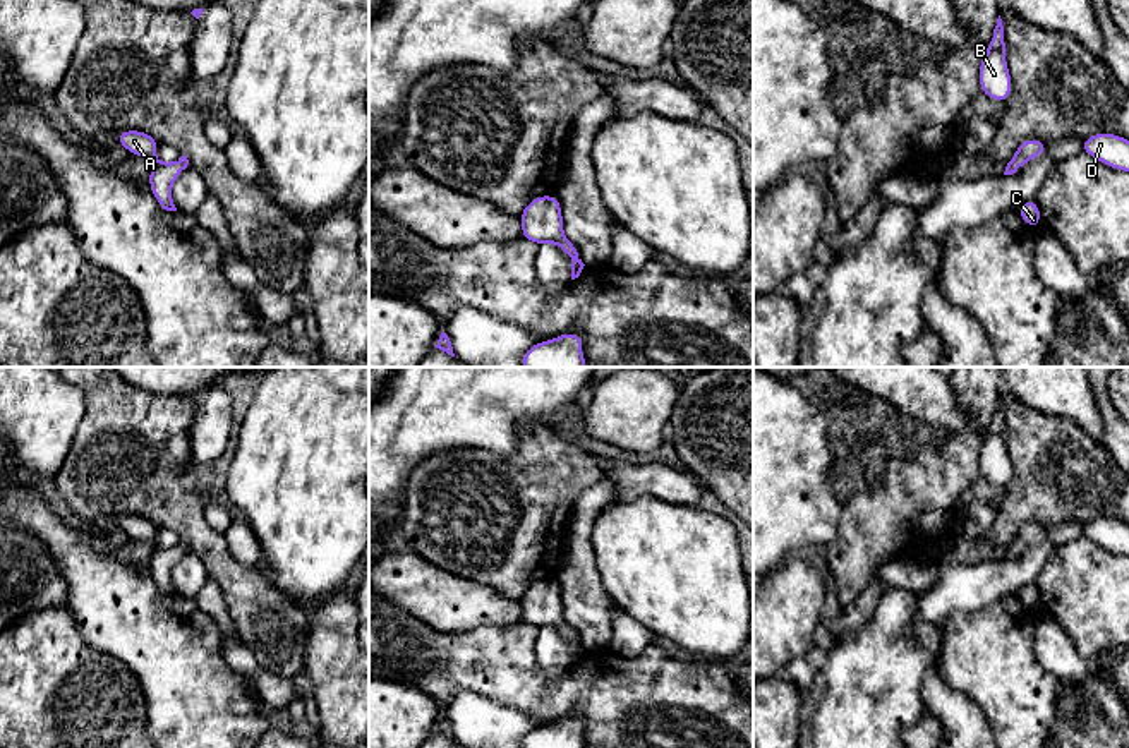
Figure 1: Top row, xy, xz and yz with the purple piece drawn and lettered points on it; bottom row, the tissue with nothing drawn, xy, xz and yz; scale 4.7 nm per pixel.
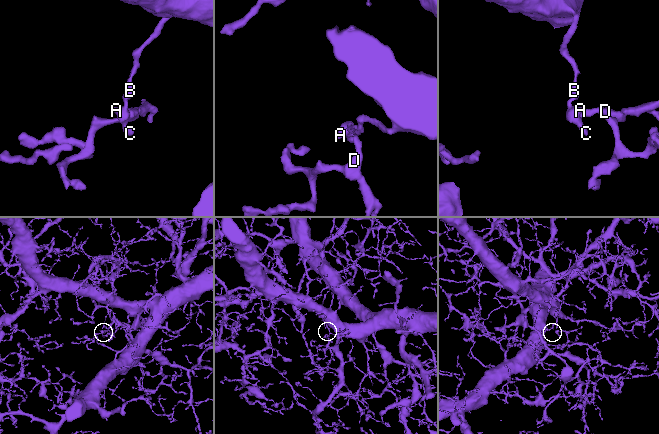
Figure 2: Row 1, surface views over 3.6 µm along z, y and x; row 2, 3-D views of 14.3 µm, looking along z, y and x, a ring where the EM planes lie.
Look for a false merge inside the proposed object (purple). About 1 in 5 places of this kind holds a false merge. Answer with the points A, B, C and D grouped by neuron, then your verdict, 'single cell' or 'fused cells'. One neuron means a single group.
groups A B C D; single cell

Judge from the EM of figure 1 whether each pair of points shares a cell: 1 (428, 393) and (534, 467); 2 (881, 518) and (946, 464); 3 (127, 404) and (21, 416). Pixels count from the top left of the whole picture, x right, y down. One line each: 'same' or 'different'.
1: different
2: same
3: different

